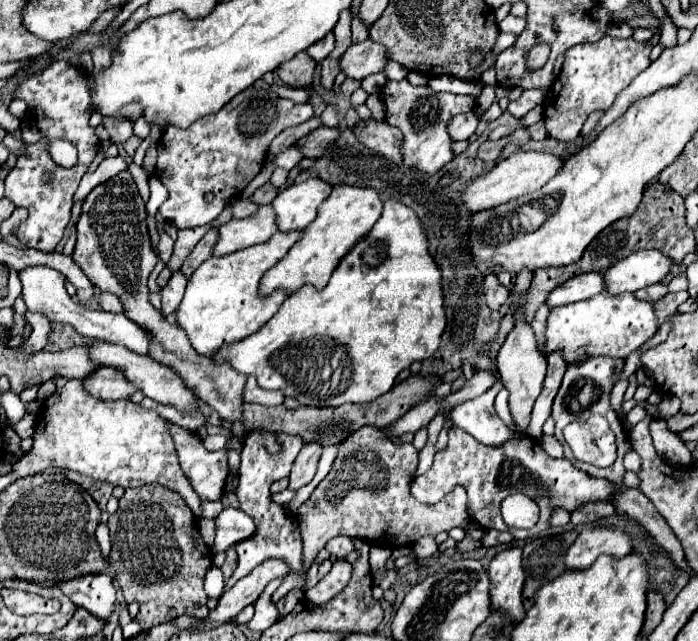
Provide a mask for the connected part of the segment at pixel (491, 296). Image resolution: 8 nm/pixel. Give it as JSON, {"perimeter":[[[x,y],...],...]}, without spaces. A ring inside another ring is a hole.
{"perimeter":[[[487,274],[485,276],[485,296],[487,296],[489,308],[499,310],[505,304],[505,300],[509,296],[509,290],[497,280],[495,274]]]}

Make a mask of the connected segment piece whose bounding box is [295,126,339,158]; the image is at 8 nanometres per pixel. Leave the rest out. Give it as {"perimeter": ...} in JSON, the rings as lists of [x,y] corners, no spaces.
{"perimeter":[[[319,126],[317,130],[313,130],[311,134],[303,136],[301,140],[297,140],[297,148],[305,158],[317,158],[321,156],[321,152],[333,142],[337,140],[337,128],[327,128],[327,126]]]}

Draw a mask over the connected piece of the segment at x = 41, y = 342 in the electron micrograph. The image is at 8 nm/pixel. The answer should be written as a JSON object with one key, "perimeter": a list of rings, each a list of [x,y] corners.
{"perimeter":[[[27,312],[25,318],[31,322],[33,326],[33,332],[31,336],[27,338],[27,342],[23,344],[23,350],[43,350],[45,344],[49,342],[49,334],[51,334],[51,322],[45,320],[45,316],[41,314],[33,314],[33,312]]]}

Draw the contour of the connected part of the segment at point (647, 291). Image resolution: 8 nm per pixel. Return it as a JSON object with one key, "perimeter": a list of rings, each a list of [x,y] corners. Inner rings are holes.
{"perimeter":[[[653,284],[653,286],[649,286],[649,288],[643,288],[643,290],[639,290],[635,296],[637,298],[641,298],[641,300],[661,300],[663,296],[667,294],[667,286],[665,284]]]}

